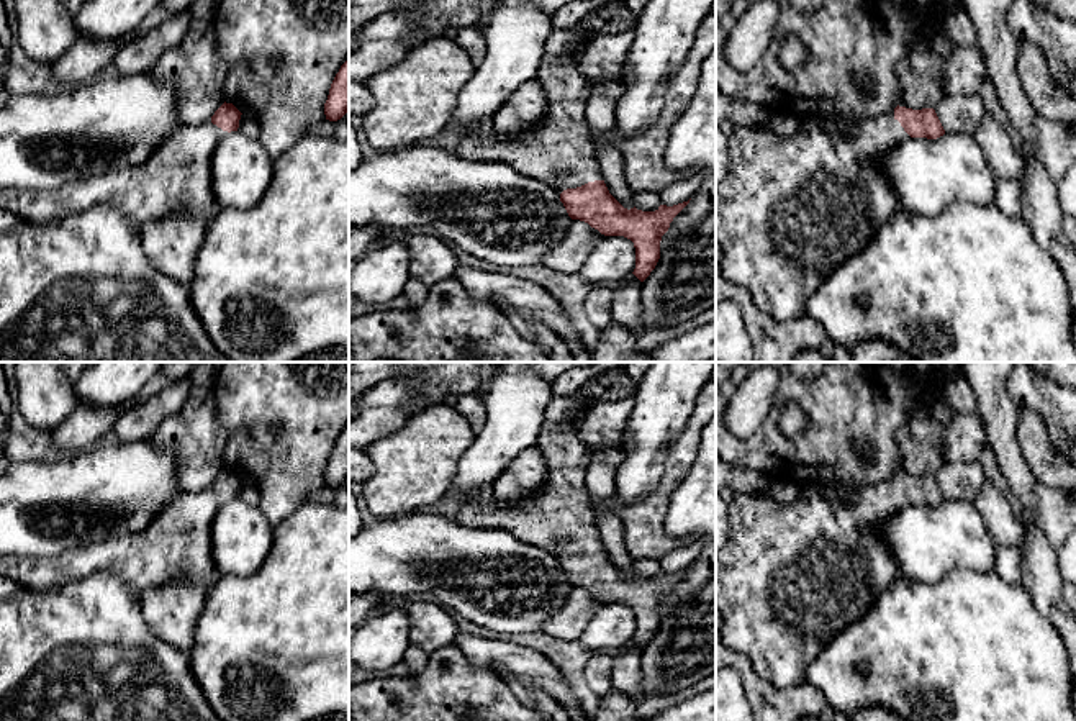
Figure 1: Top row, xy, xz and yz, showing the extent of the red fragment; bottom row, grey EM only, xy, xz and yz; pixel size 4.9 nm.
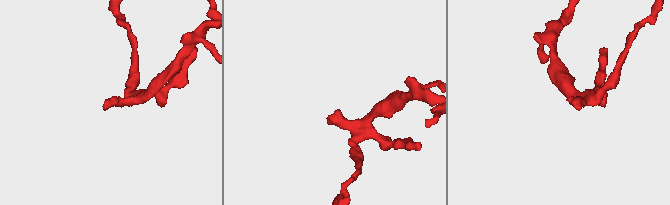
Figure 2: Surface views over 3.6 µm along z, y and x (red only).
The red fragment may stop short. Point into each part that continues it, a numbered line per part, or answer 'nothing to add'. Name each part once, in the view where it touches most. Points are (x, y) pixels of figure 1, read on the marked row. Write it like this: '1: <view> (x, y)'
1: xz (559, 151)

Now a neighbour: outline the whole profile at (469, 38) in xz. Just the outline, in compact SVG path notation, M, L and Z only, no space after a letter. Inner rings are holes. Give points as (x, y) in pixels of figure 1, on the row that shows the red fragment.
M465 26L457 29L457 36L454 39L478 66L486 51L486 43L483 31L475 26Z

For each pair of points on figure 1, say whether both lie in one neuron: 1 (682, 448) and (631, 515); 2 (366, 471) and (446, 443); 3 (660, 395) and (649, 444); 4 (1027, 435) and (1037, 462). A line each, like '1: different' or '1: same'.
1: same
2: different
3: same
4: same

